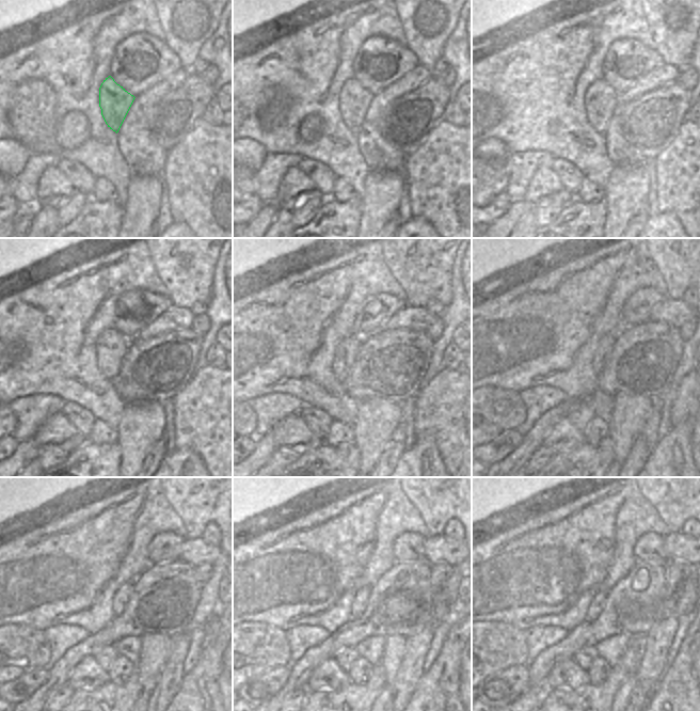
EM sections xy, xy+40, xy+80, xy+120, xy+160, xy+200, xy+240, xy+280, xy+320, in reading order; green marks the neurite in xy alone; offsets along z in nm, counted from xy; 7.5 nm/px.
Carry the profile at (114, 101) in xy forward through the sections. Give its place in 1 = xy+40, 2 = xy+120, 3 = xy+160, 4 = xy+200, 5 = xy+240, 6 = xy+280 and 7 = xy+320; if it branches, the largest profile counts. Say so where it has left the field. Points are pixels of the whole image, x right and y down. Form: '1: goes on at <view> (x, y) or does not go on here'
1: goes on at xy+40 (354, 100)
2: goes on at xy+120 (112, 346)
3: goes on at xy+160 (346, 352)
4: goes on at xy+200 (605, 347)
5: goes on at xy+240 (122, 598)
6: goes on at xy+280 (362, 596)
7: goes on at xy+320 (598, 603)

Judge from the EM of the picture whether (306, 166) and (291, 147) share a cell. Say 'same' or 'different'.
different

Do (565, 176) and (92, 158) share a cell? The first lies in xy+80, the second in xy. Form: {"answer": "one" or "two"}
{"answer": "two"}

